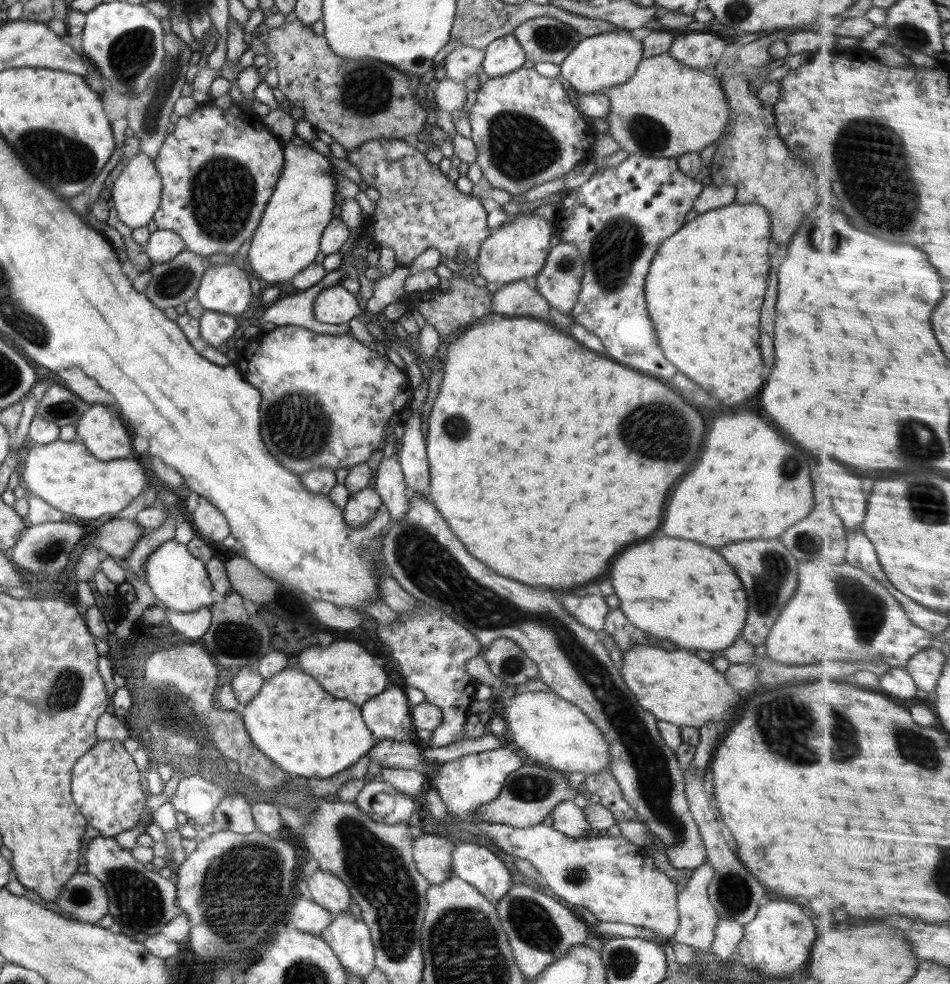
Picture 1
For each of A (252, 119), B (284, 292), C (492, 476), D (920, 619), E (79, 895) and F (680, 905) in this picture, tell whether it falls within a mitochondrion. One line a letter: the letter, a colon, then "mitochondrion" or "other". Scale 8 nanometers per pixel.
A: other
B: other
C: other
D: other
E: mitochondrion
F: other

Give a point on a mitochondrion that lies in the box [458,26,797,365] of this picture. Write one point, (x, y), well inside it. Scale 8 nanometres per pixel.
(520, 148)

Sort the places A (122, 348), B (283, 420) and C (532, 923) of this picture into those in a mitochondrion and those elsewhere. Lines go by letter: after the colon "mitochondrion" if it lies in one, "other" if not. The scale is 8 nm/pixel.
A: other
B: mitochondrion
C: mitochondrion

